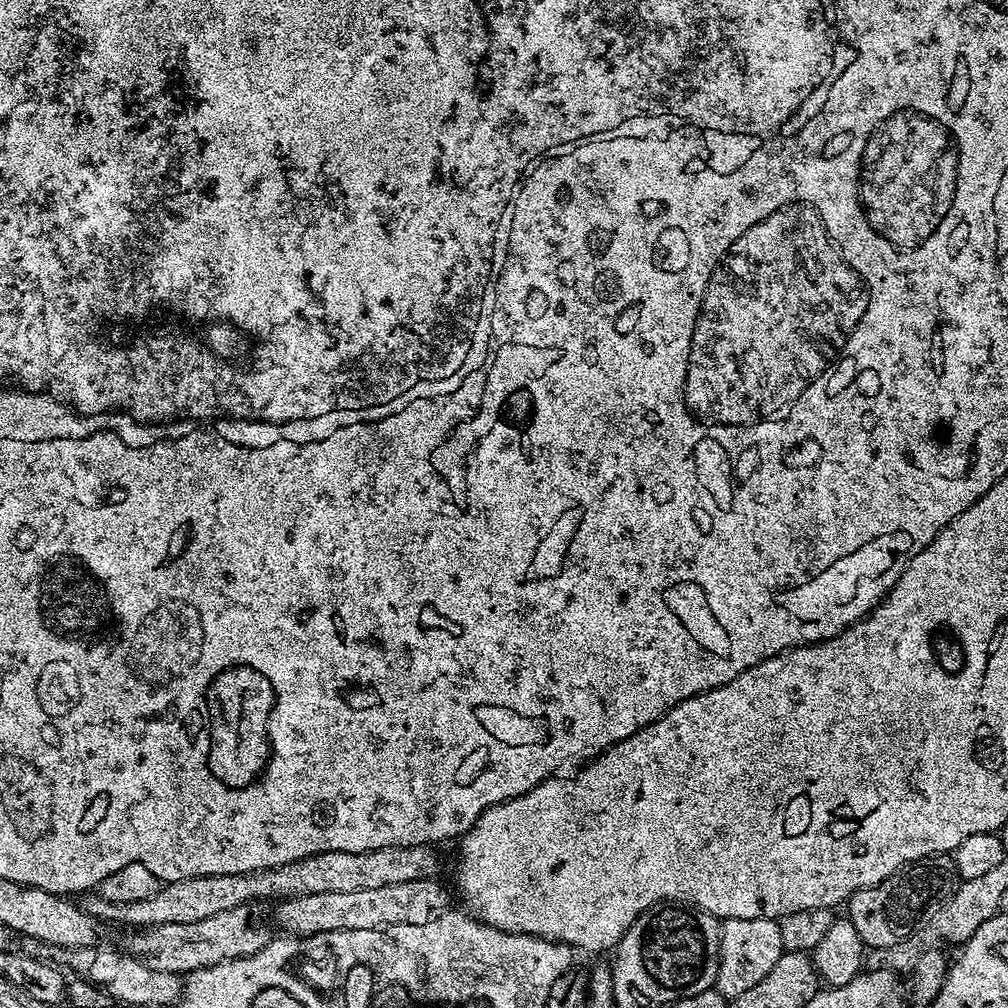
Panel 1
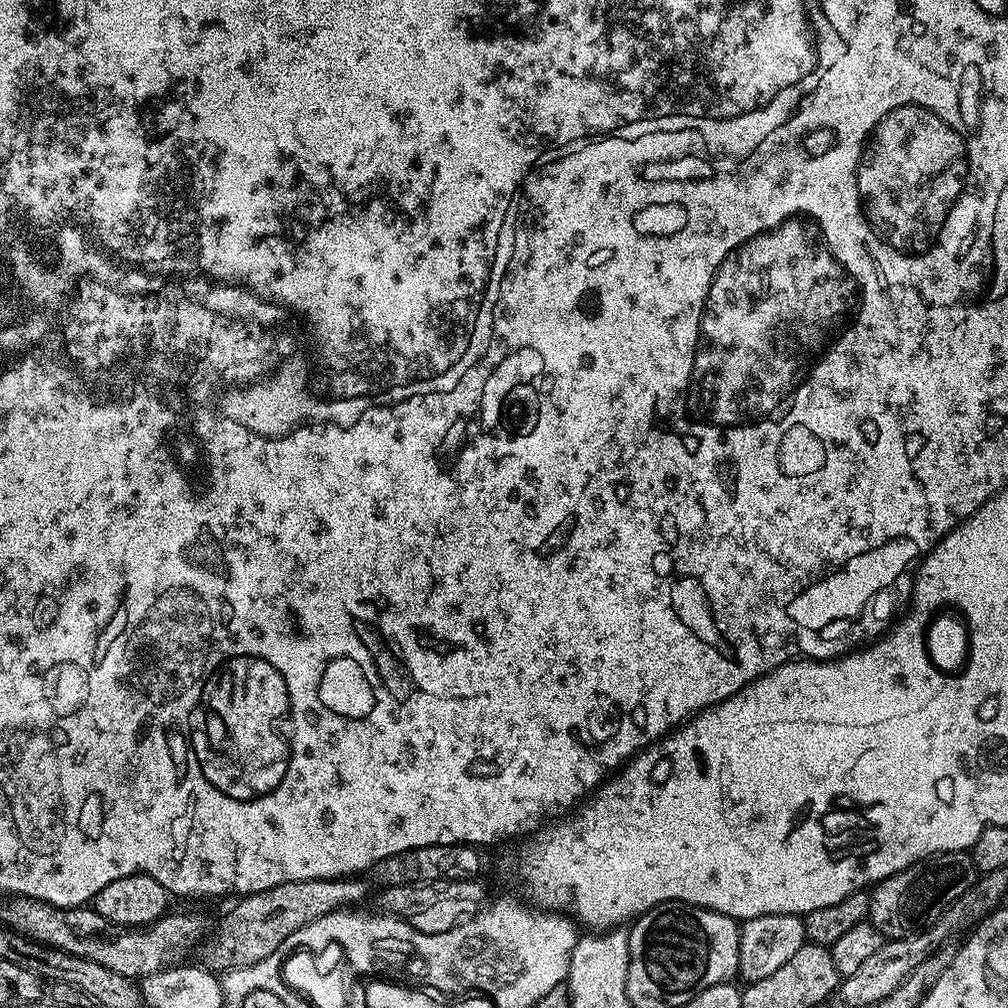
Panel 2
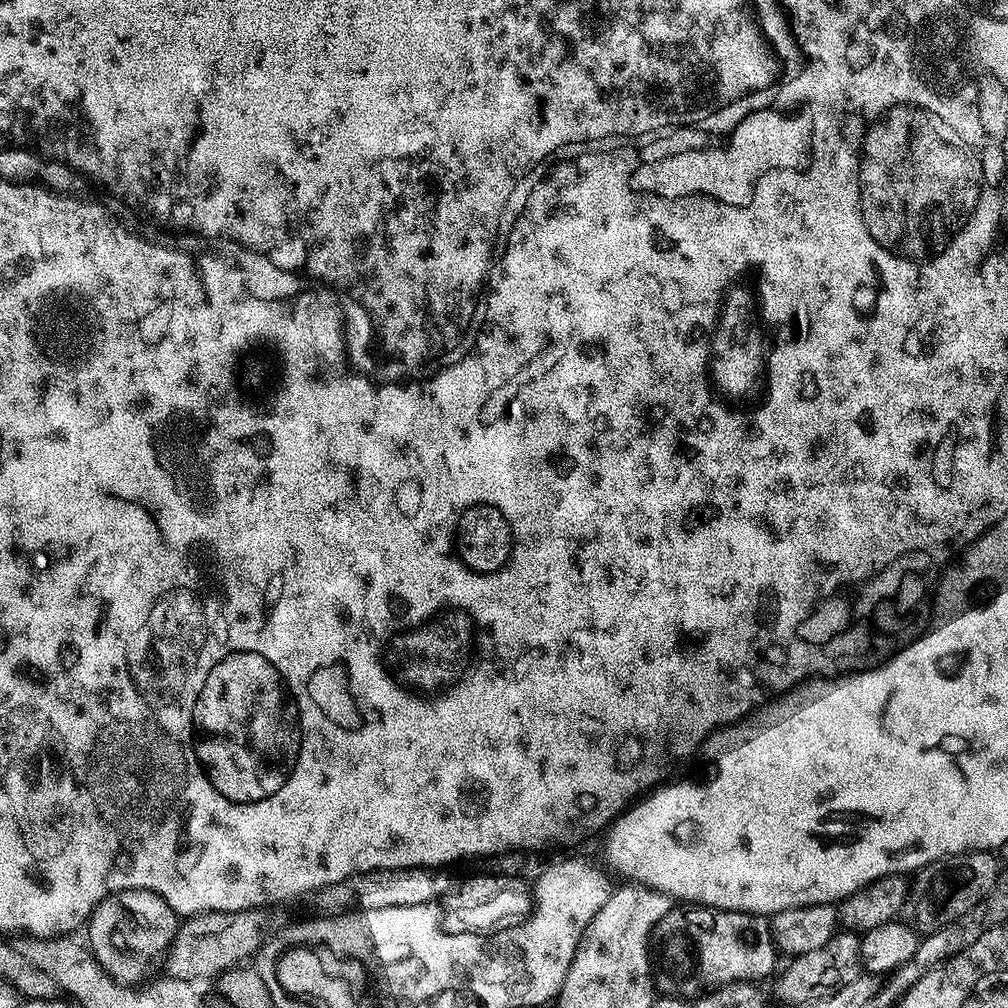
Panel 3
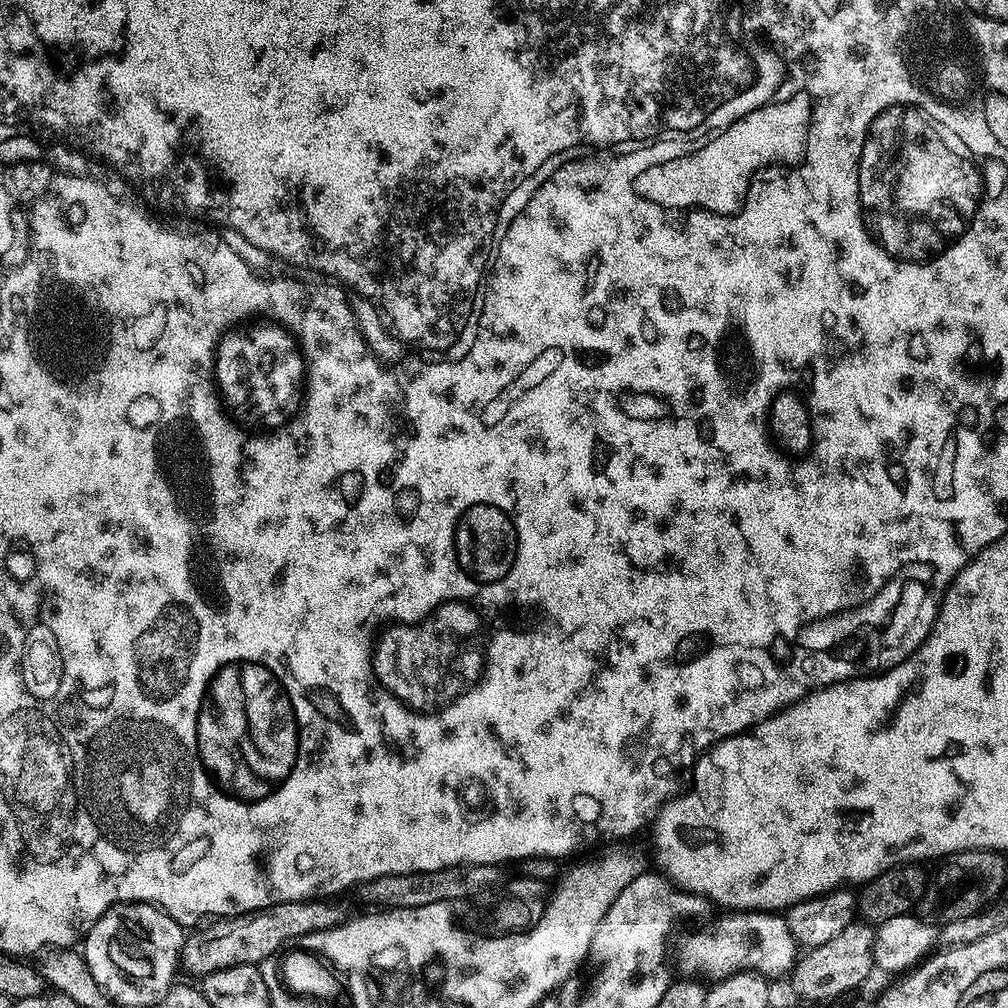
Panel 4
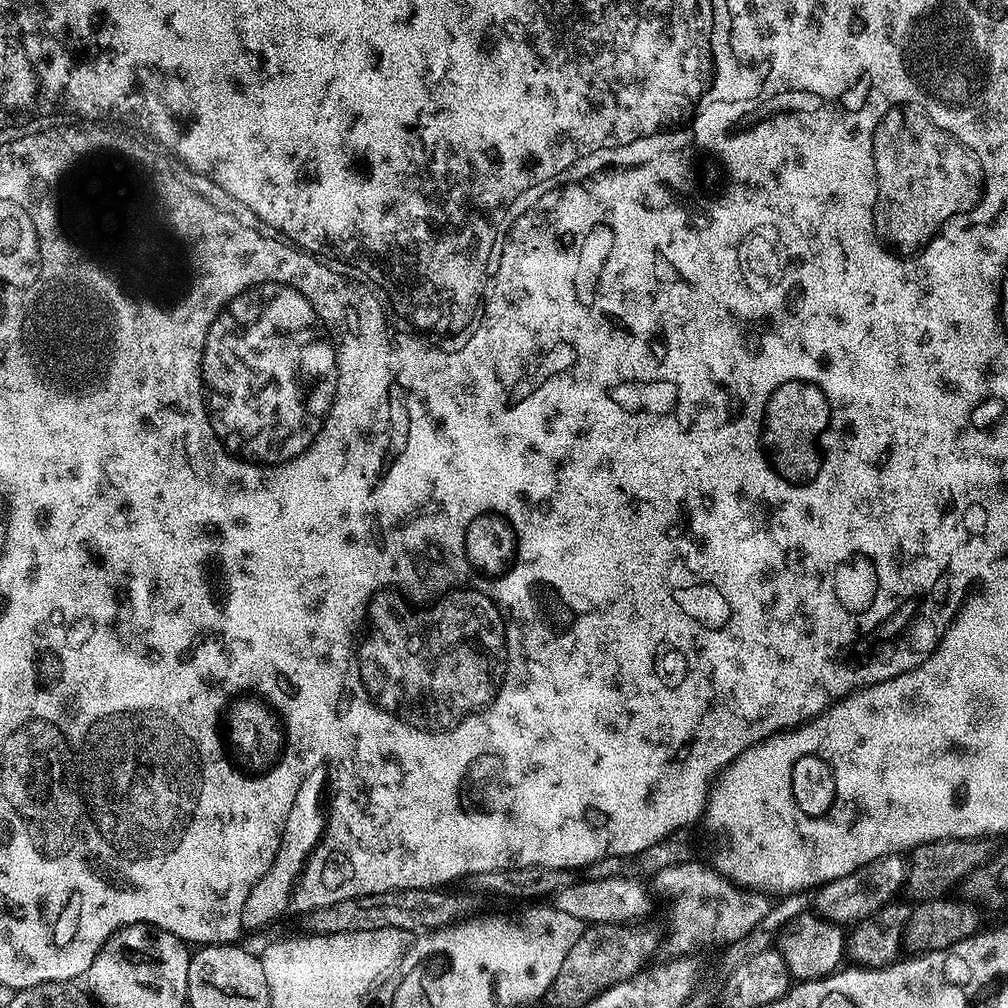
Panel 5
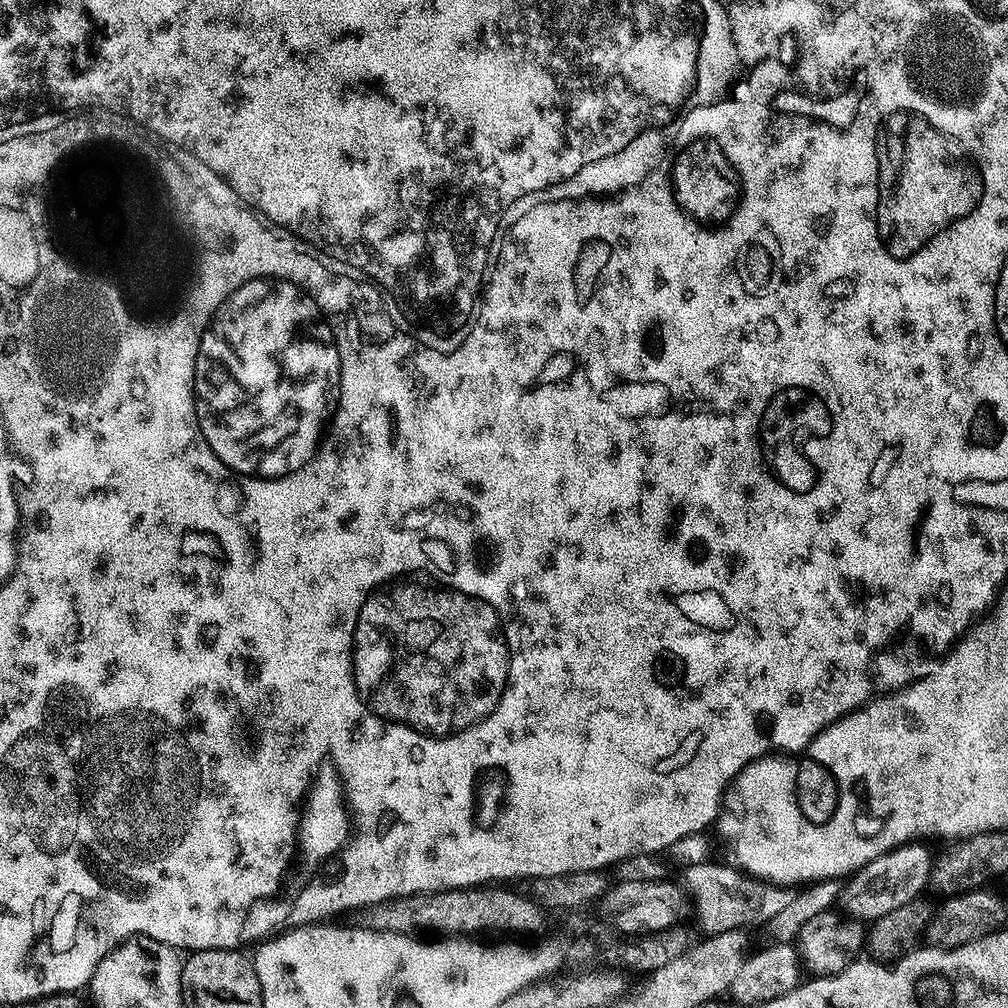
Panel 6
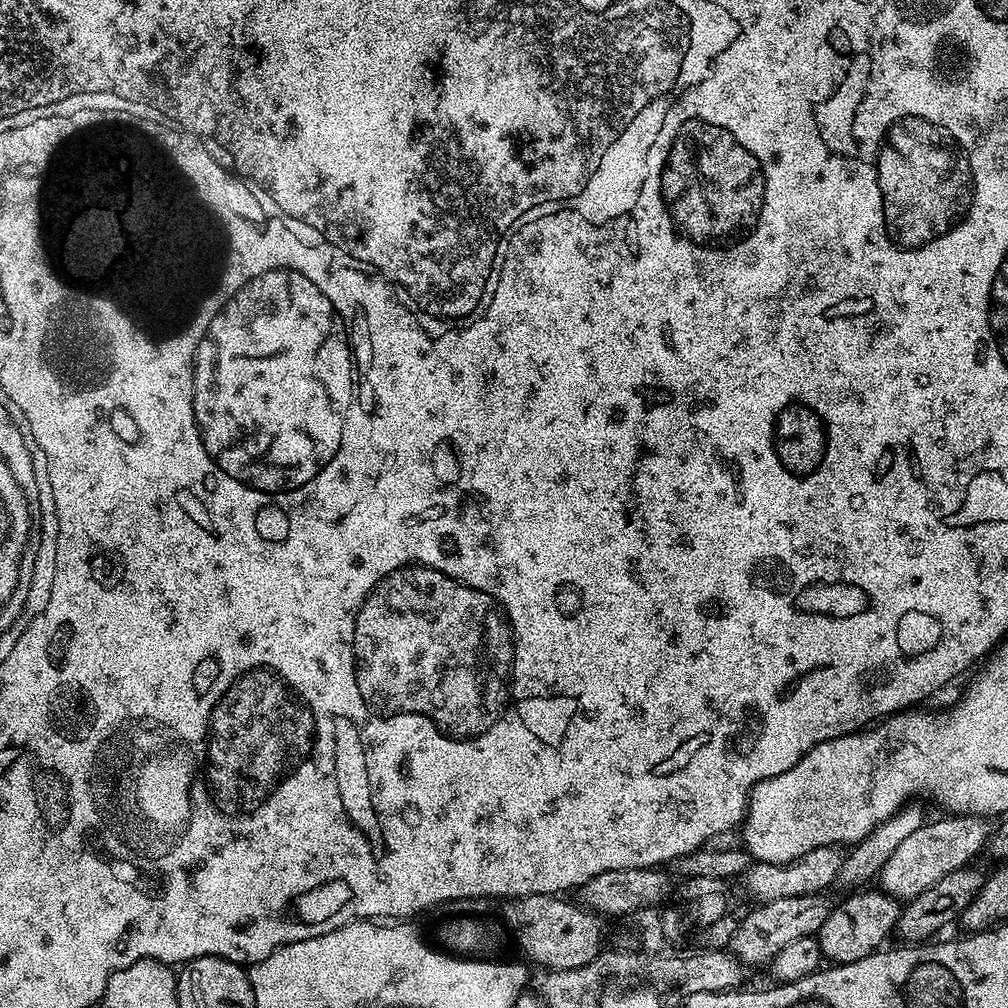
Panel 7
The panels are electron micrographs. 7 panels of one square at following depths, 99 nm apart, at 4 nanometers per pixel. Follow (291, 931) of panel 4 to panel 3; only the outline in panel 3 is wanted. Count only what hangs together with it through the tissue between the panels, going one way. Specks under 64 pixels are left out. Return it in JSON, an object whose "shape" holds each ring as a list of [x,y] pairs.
{"shape":[[[249,910],[246,912],[200,912],[197,916],[189,916],[177,927],[176,936],[167,945],[164,956],[165,977],[174,979],[186,979],[193,982],[219,977],[221,972],[227,972],[230,968],[243,965],[244,960],[255,957],[262,947],[260,940],[260,924],[256,921],[257,913]]]}

